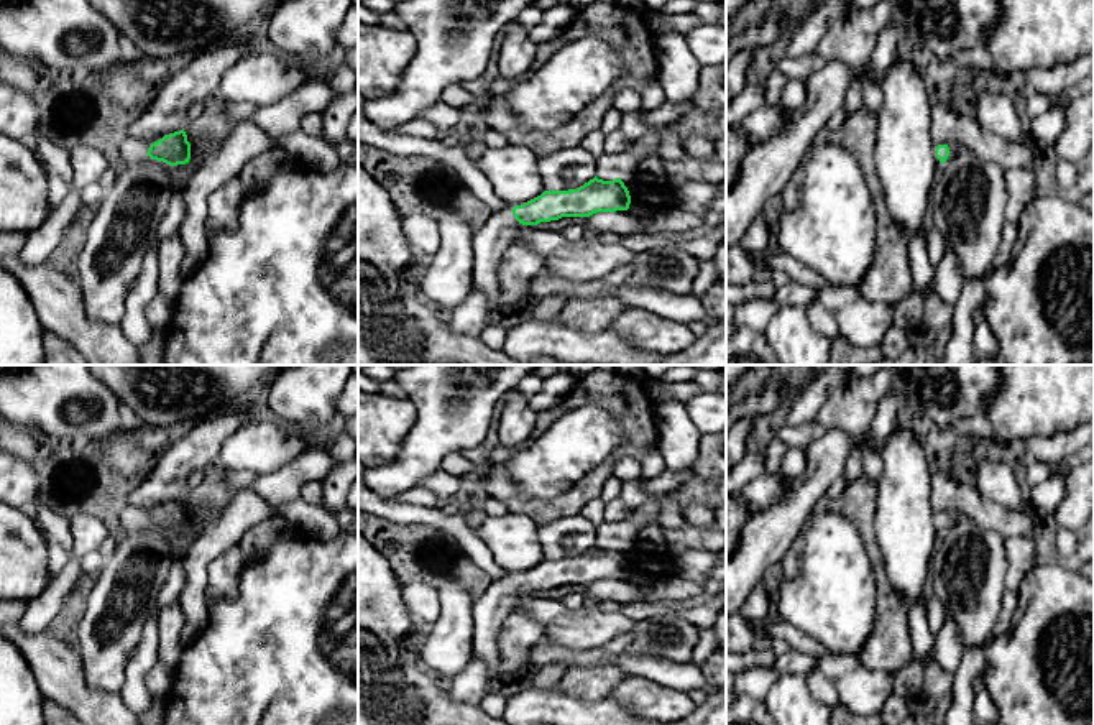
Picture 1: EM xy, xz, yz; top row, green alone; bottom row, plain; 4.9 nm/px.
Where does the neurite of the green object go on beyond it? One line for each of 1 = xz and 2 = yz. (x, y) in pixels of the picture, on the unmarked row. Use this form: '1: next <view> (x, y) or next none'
1: next xz (490, 610)
2: next yz (953, 517)

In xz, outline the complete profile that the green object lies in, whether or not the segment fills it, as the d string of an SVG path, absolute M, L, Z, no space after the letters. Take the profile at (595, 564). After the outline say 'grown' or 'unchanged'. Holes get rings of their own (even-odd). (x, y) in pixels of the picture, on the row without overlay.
M595 544L577 557L544 559L521 574L493 580L471 607L471 653L485 663L490 682L494 684L499 669L503 623L521 592L537 593L562 585L627 579L629 572L629 559L619 546L603 549Z; grown

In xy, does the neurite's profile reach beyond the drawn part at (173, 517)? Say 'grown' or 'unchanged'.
grown

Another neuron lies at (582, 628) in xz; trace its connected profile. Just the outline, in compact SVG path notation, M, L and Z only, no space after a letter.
M519 592L514 610L534 618L544 628L545 638L572 649L604 646L623 633L637 635L641 628L616 610L568 610L558 600L539 598L534 593Z

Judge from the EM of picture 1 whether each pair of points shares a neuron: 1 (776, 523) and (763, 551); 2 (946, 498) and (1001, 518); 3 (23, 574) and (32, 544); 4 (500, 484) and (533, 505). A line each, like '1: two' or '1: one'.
1: one
2: one
3: one
4: one

